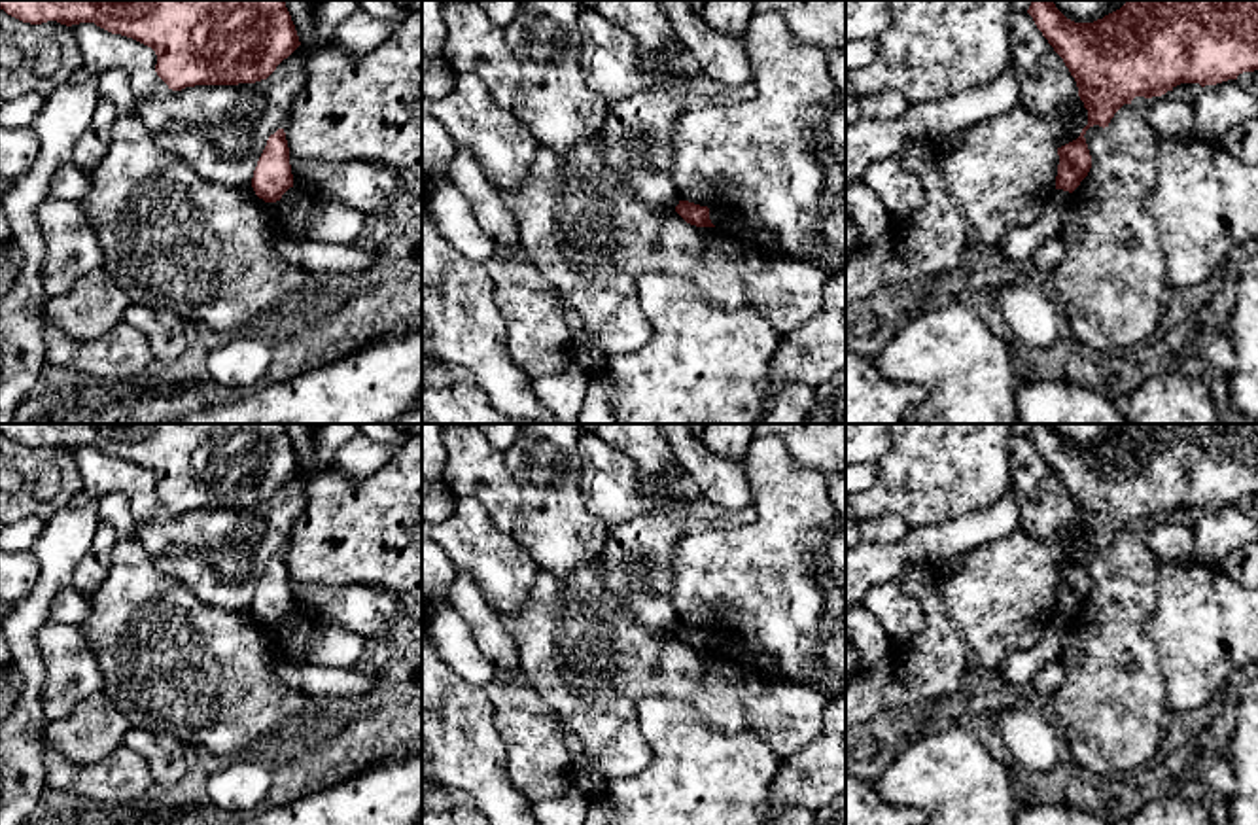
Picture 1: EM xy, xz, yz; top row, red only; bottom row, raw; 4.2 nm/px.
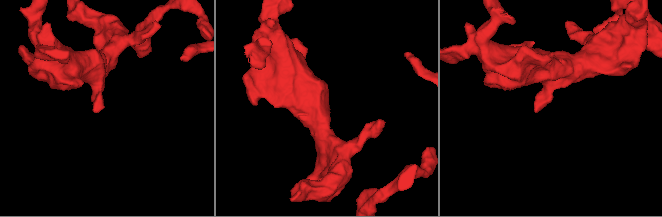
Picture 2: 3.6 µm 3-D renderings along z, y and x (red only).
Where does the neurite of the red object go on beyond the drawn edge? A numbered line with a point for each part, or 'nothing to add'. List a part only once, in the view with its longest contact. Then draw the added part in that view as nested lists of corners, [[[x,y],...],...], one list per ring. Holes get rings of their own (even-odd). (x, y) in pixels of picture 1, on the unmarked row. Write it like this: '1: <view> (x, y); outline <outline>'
nothing to add

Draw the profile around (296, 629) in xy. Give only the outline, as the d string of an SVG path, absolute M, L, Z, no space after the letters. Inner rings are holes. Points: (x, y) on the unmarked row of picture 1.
M289 611L282 623L280 628L280 645L284 651L284 657L293 664L305 664L306 662L306 649L308 640L314 630L314 621L303 613L303 611Z

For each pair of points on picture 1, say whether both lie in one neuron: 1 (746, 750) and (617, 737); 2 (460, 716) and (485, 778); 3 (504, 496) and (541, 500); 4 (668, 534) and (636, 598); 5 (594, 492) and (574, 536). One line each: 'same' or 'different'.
1: different
2: same
3: different
4: same
5: different

